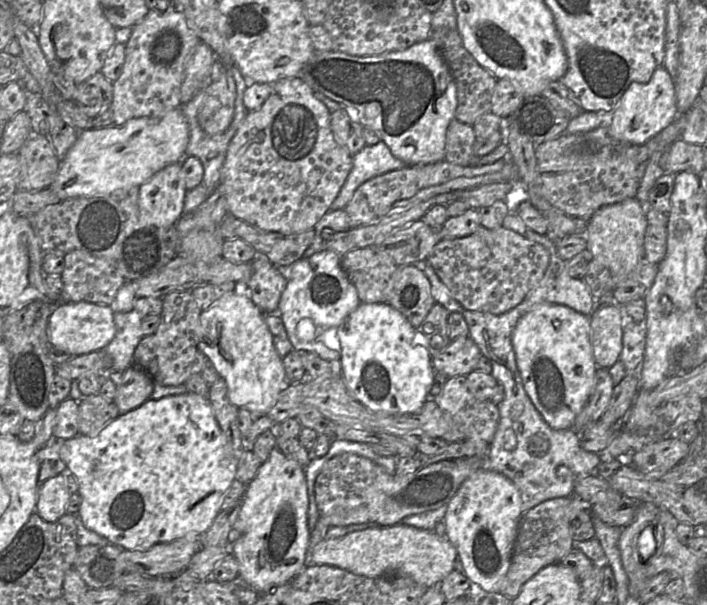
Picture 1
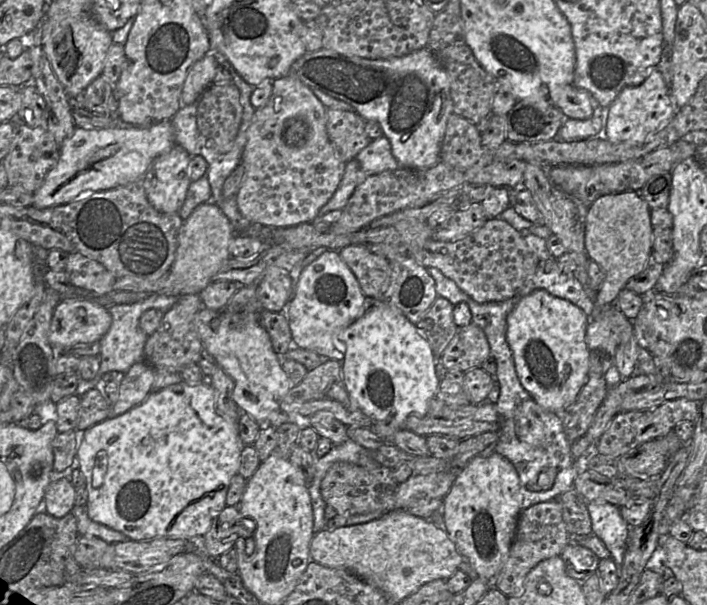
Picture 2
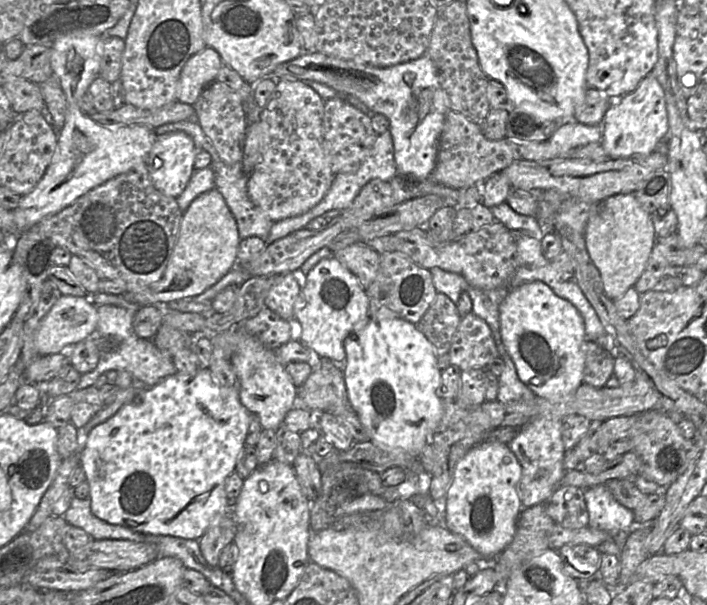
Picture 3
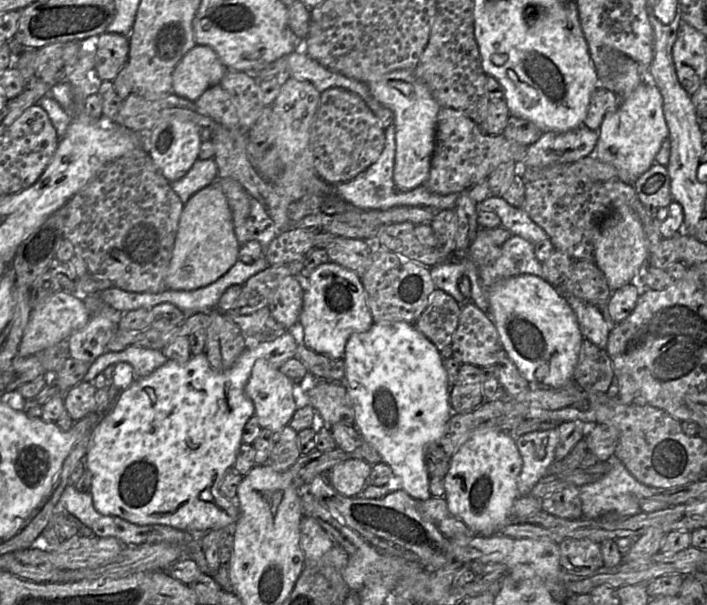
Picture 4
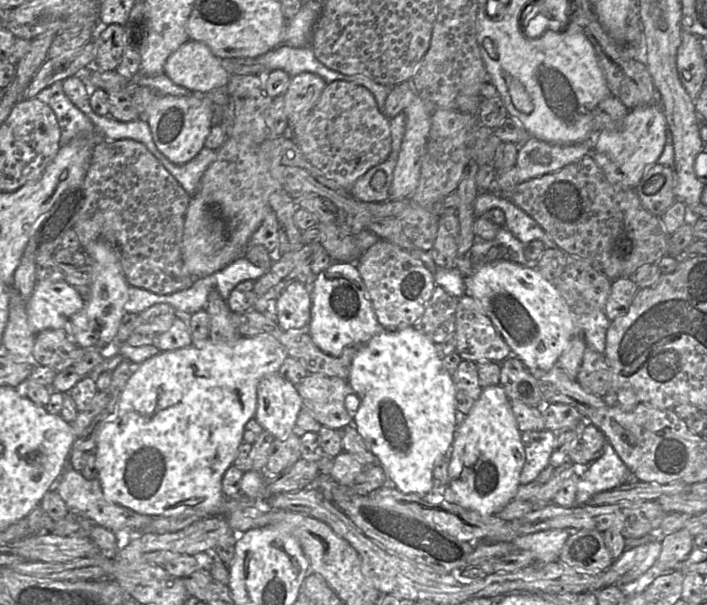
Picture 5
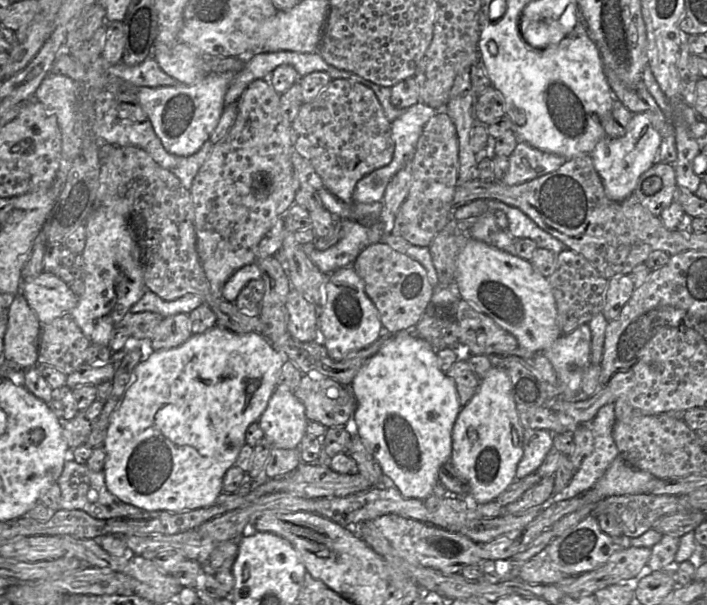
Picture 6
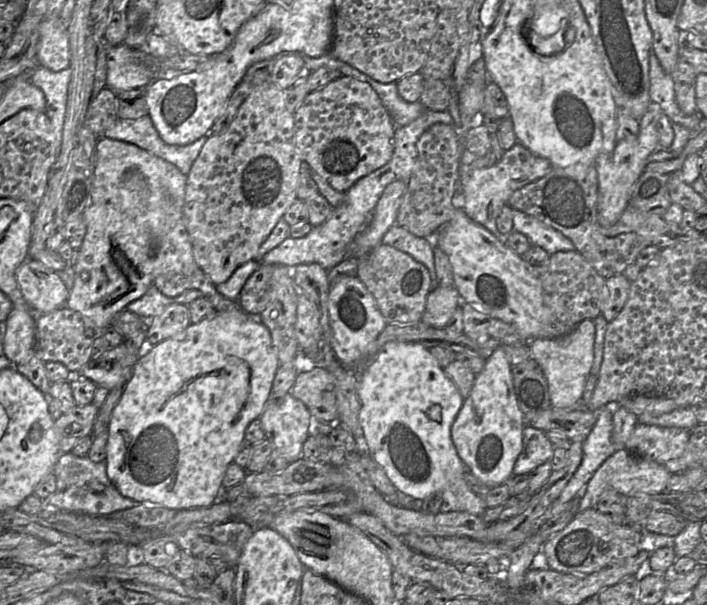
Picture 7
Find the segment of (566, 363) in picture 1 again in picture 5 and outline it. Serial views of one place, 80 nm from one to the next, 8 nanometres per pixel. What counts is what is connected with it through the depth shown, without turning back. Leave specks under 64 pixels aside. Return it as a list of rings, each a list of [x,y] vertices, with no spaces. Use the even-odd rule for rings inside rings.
[[[509,261],[476,266],[464,279],[466,294],[481,306],[500,335],[529,370],[548,371],[577,334],[570,309],[556,289],[535,267]]]

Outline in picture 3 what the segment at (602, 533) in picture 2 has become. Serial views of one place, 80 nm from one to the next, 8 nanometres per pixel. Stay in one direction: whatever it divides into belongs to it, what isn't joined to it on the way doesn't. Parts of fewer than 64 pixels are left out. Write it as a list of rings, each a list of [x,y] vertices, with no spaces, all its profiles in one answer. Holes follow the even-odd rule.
[[[599,484],[584,489],[589,526],[606,531],[620,550],[630,534],[634,522],[633,510],[620,504],[607,488]]]

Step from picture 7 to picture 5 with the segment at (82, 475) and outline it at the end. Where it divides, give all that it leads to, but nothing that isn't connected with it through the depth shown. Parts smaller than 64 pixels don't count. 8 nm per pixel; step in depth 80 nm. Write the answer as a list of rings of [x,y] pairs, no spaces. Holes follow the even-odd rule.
[[[70,466],[65,468],[59,480],[56,482],[56,489],[69,509],[79,511],[82,515],[91,519],[96,525],[113,532],[115,536],[118,531],[123,530],[129,533],[130,540],[141,537],[145,534],[144,529],[153,519],[152,516],[138,514],[129,508],[108,501],[103,495],[98,478],[87,480],[80,472],[73,470]]]

